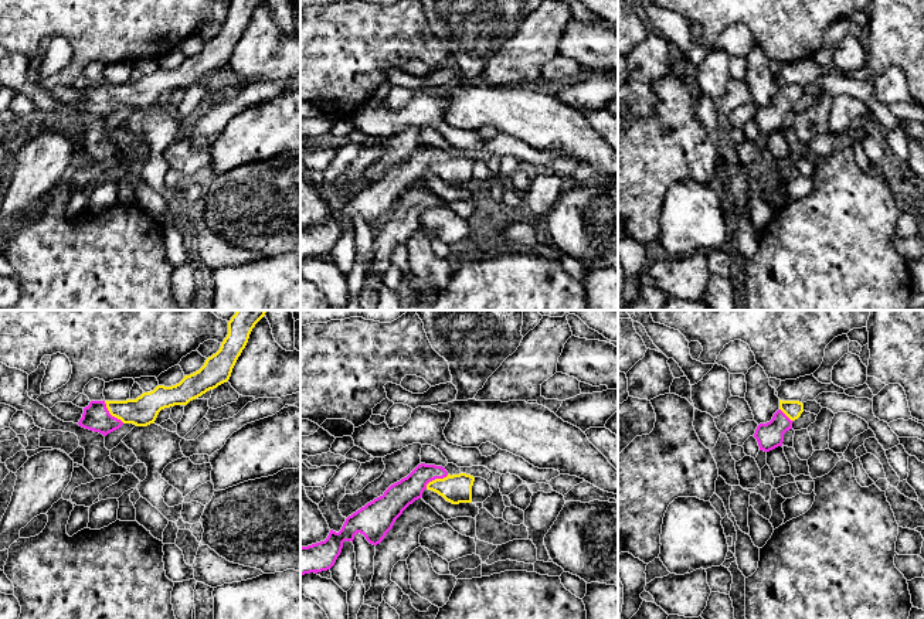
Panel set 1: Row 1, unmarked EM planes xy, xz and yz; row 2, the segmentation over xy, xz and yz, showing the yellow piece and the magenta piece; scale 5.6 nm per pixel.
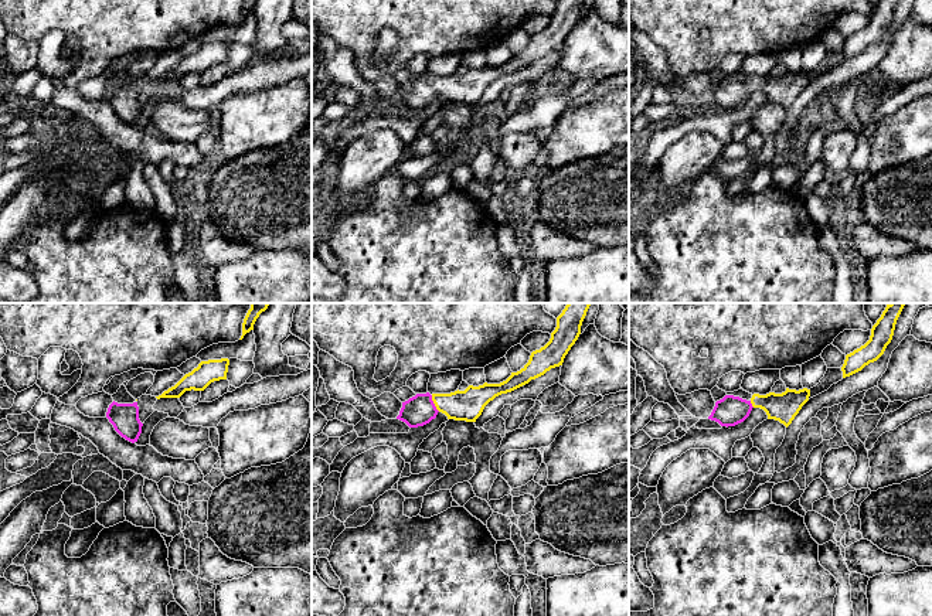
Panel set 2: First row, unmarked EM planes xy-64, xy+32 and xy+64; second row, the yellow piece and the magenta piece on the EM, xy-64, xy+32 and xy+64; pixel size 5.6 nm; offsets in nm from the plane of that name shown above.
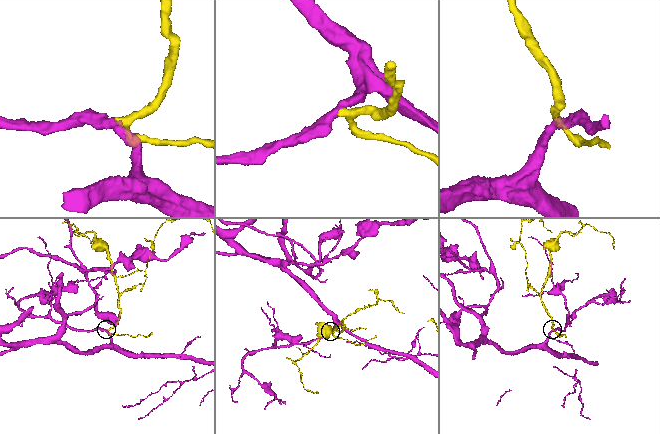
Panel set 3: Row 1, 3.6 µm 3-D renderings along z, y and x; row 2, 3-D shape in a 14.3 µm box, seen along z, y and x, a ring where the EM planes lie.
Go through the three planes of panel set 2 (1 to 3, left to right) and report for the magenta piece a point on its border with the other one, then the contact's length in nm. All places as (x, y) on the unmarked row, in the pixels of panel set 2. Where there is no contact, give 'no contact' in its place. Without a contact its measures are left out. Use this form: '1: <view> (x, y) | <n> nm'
1: no contact
2: xy+32 (435, 87) | 110 nm
3: xy+64 (751, 85) | 50 nm

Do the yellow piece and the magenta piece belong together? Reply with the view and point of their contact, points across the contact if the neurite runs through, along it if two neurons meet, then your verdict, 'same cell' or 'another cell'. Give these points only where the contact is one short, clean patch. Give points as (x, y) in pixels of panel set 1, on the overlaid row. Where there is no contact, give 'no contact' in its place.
meets yellow in xy at (111, 414); runs through xy (142, 411), (111, 414), (95, 417); same cell

